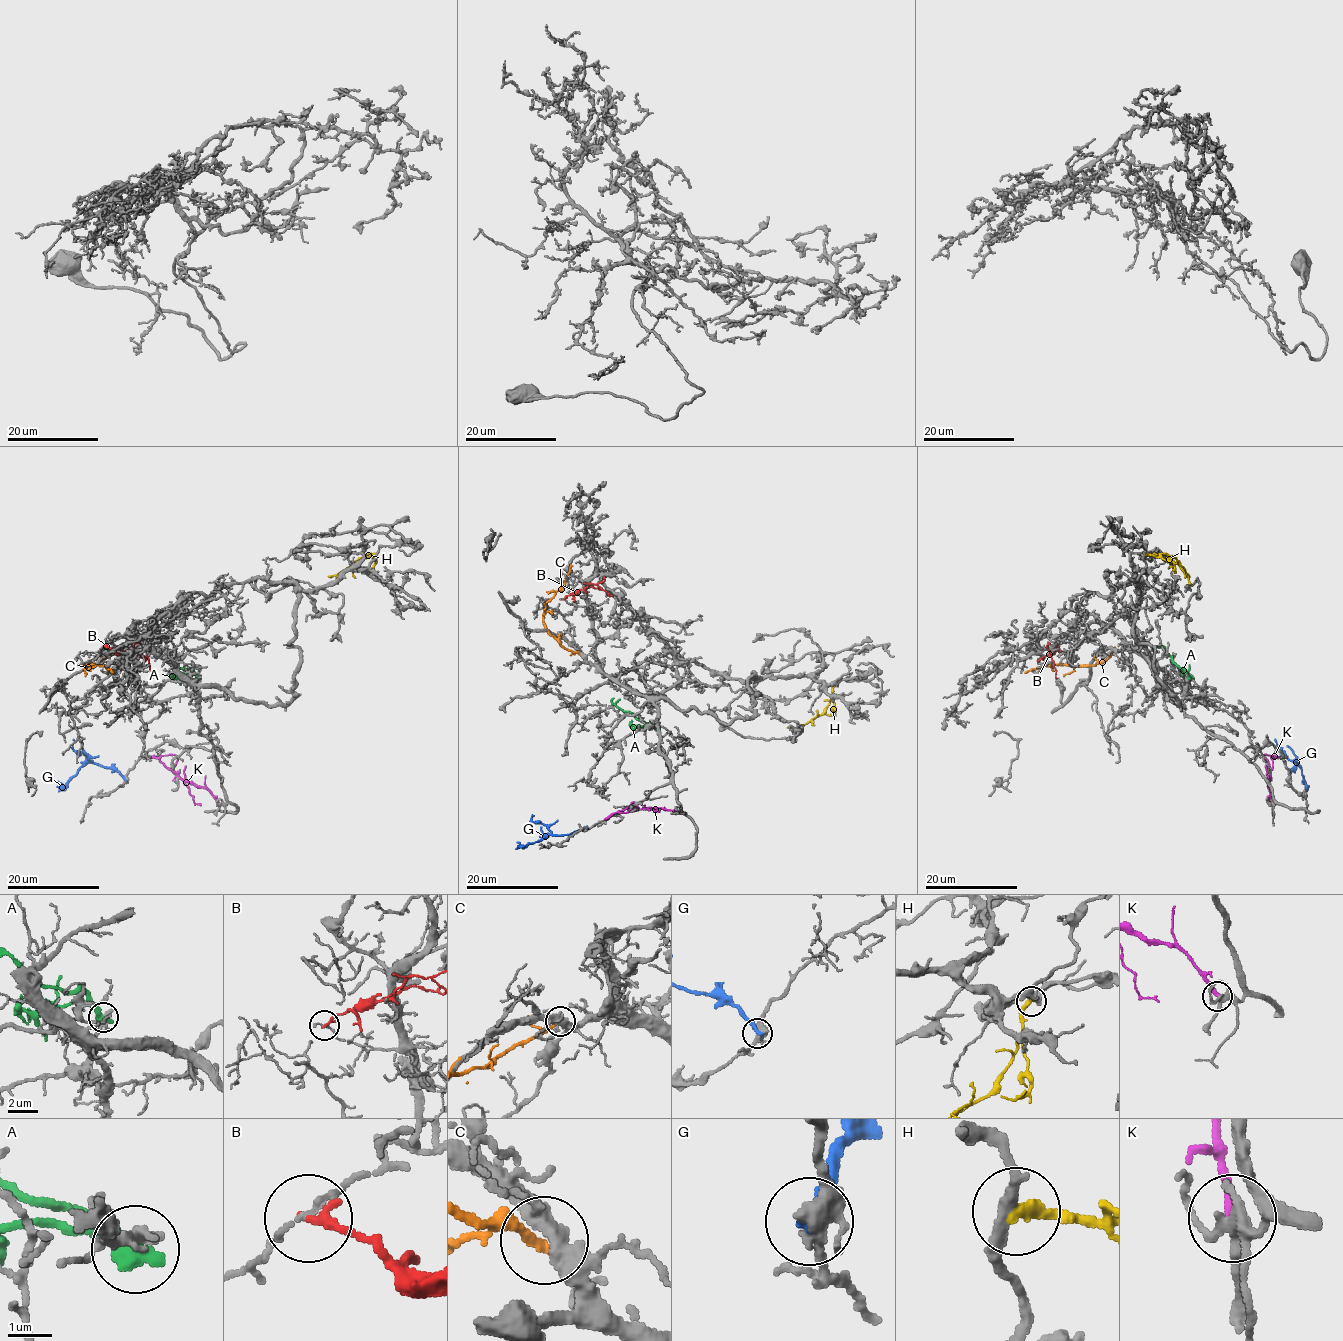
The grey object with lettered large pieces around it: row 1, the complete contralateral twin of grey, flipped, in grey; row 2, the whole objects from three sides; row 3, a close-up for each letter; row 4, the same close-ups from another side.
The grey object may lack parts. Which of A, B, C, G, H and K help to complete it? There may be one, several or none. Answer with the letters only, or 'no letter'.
no letter

